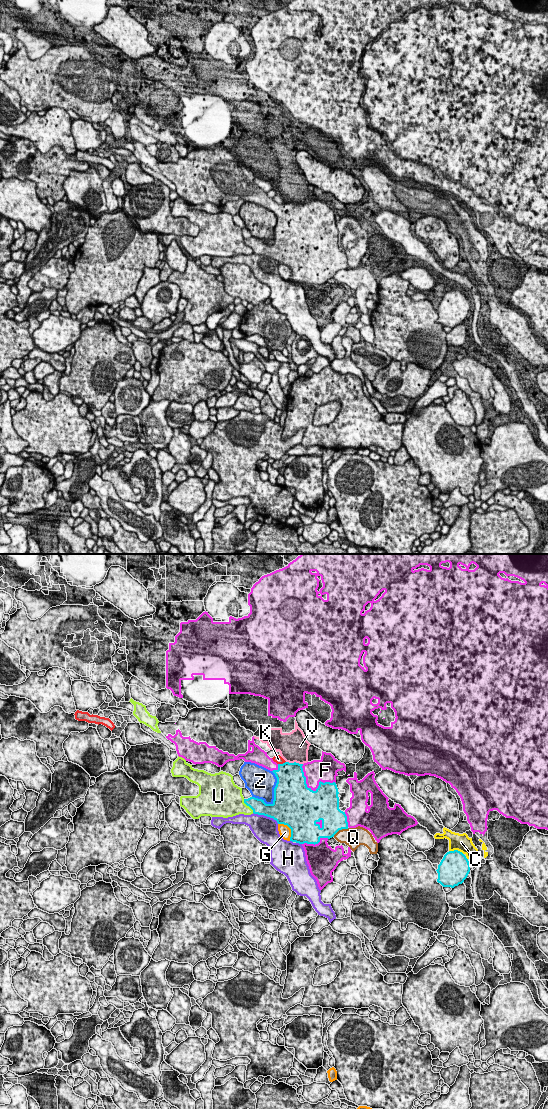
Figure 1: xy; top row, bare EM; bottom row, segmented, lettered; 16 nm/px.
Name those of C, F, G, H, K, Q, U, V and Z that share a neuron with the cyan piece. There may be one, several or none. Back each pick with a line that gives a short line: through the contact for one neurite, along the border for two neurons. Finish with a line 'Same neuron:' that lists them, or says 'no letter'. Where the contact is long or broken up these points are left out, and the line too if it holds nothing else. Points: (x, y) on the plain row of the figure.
Same neuron: no letter

